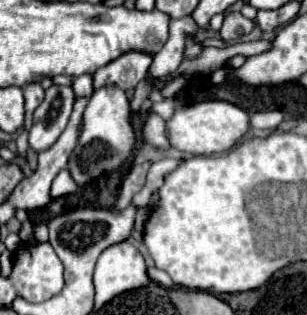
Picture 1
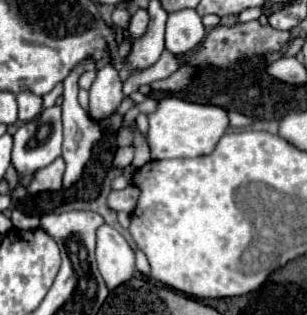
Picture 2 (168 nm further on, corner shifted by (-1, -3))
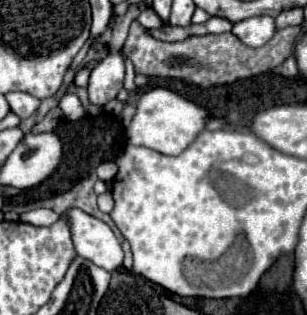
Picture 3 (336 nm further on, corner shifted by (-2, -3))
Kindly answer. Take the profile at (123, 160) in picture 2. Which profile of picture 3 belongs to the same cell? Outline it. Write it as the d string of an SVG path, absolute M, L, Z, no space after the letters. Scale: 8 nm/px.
M102 162L98 168L96 168L96 174L100 180L106 180L110 182L118 172L118 164L116 162Z

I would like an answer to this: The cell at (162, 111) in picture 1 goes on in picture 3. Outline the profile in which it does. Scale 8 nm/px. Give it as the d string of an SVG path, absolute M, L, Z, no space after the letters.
M64 94L60 98L60 108L62 108L66 120L70 120L70 122L76 122L78 118L84 118L88 114L84 104L80 102L80 98L76 94Z

